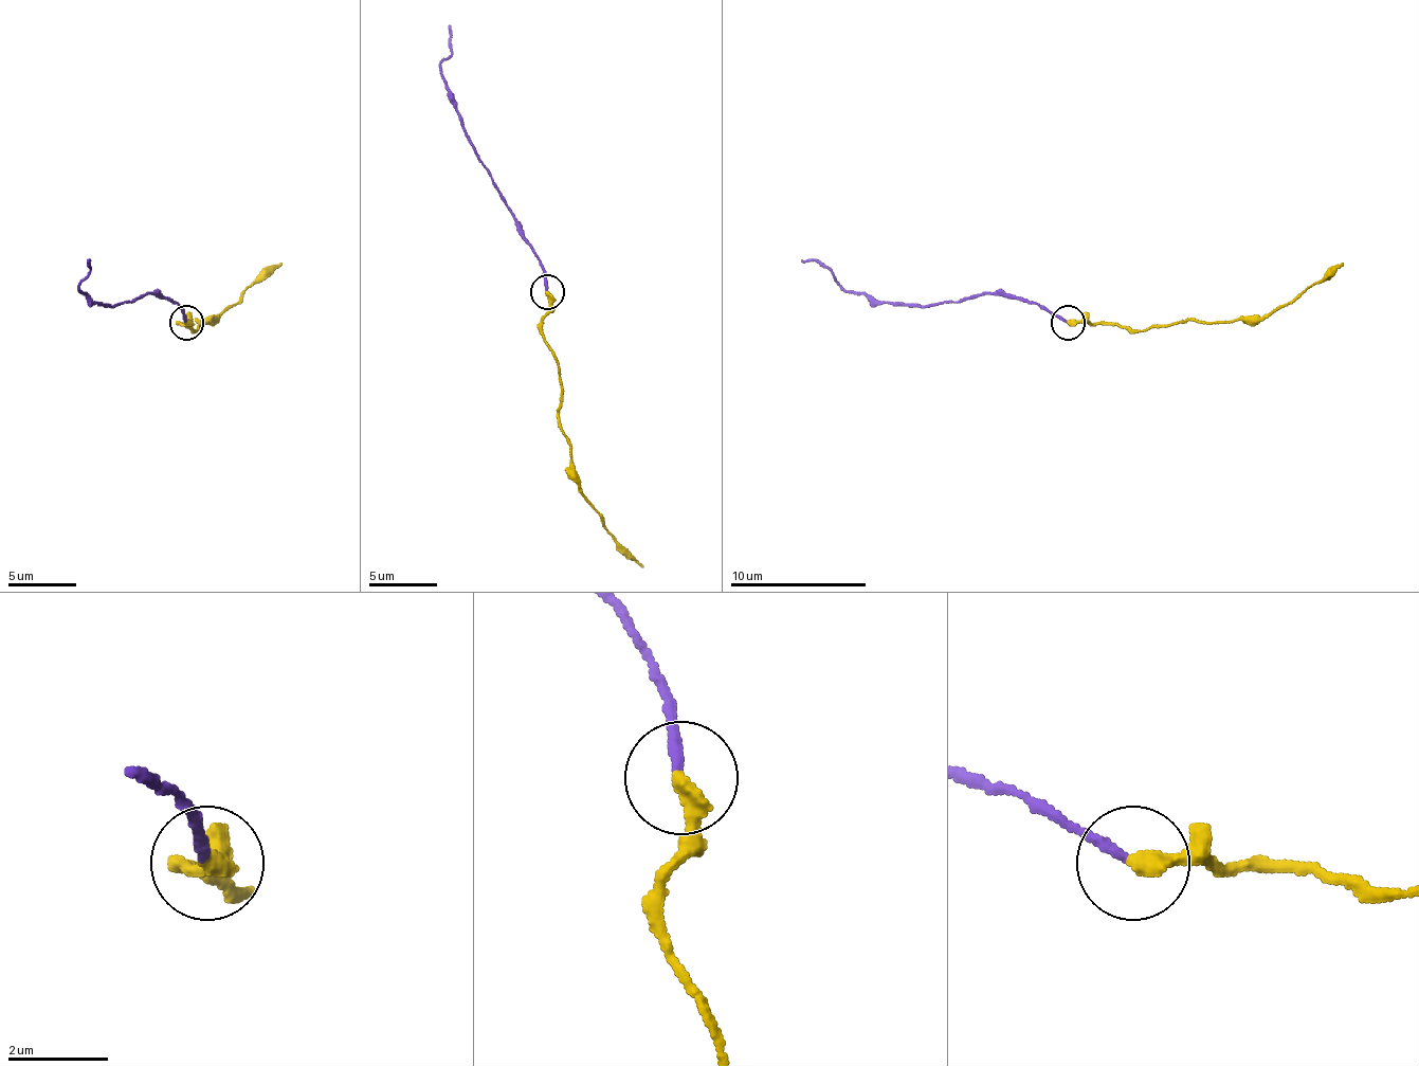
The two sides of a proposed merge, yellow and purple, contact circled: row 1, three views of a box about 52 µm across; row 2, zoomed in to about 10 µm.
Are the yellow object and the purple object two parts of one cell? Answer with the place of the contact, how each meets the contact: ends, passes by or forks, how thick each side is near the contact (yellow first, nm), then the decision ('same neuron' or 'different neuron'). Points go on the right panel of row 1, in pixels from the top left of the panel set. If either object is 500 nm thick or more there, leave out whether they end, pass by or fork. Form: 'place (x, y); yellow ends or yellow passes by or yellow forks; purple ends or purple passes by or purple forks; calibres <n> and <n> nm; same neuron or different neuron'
place (1068, 323); yellow ends; purple ends; calibres 360 and 200 nm; different neuron

